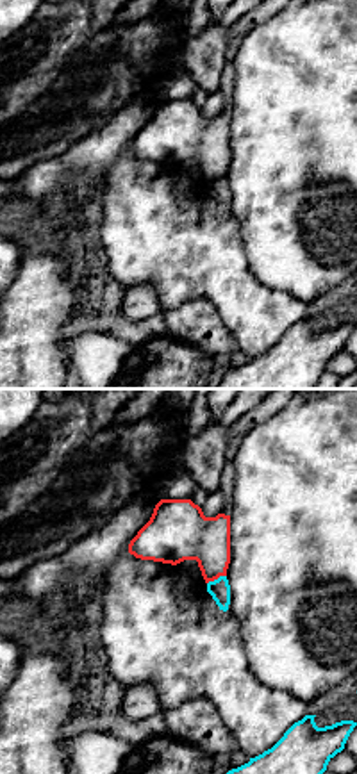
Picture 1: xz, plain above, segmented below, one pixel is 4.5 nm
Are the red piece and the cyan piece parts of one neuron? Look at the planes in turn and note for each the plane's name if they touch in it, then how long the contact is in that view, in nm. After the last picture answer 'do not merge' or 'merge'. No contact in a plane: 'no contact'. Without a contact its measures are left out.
xz | 100 nm

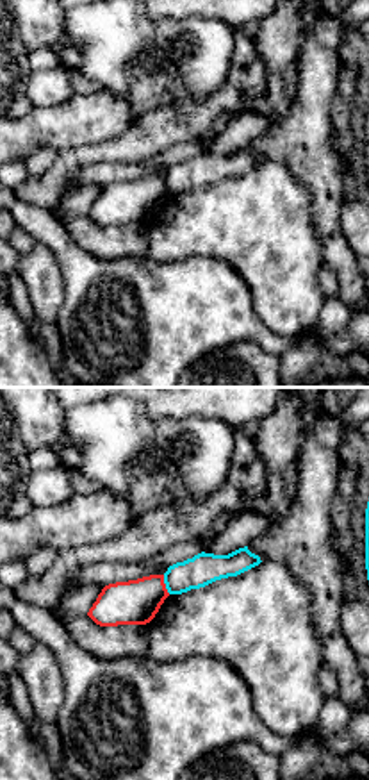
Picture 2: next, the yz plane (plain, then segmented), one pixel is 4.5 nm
yz | 90 nm

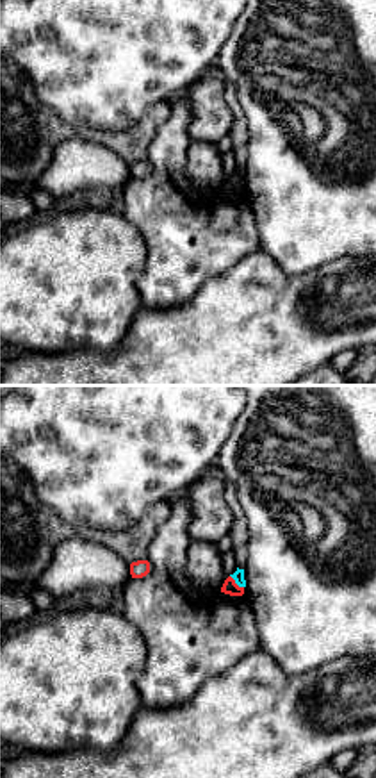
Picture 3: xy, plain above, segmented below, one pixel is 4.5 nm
xy | 90 nm

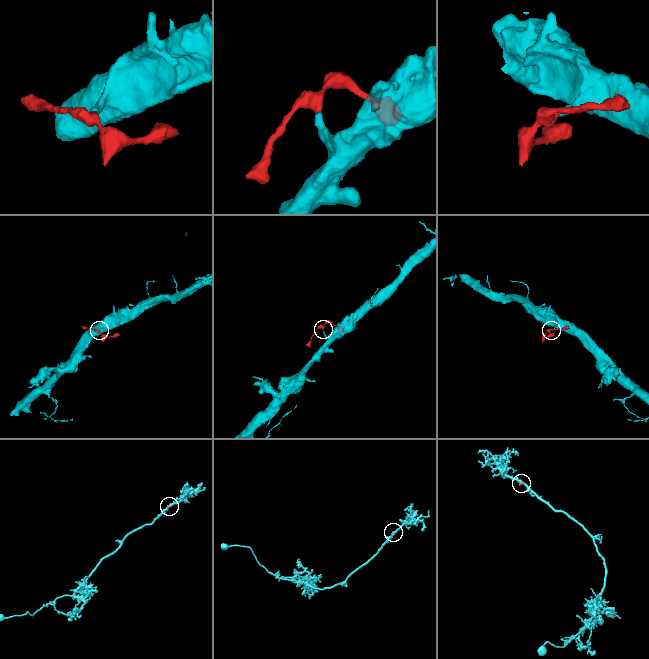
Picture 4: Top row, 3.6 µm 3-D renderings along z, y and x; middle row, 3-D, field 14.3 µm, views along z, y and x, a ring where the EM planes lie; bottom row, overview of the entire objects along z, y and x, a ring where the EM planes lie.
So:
do not merge

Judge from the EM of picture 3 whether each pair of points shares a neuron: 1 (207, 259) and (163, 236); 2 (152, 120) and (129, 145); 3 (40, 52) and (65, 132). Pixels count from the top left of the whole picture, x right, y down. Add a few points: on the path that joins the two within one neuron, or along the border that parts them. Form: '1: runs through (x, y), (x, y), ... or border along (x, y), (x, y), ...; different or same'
1: runs through (196, 248), (180, 236), (173, 236); same
2: runs through (148, 125), (134, 140); same
3: border along (32, 90), (63, 120), (77, 127), (102, 131); different

